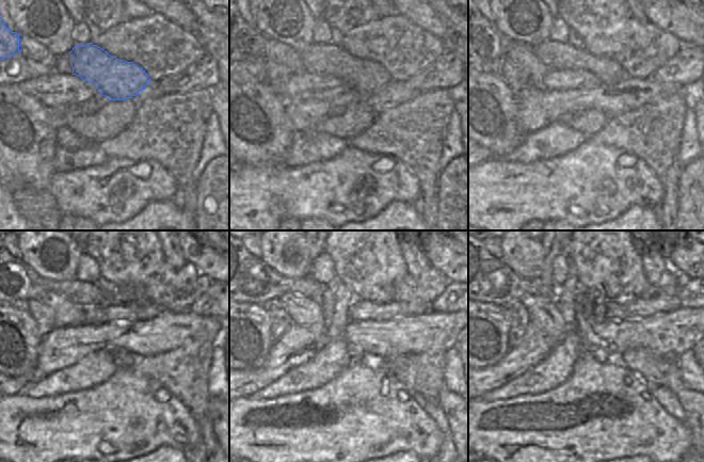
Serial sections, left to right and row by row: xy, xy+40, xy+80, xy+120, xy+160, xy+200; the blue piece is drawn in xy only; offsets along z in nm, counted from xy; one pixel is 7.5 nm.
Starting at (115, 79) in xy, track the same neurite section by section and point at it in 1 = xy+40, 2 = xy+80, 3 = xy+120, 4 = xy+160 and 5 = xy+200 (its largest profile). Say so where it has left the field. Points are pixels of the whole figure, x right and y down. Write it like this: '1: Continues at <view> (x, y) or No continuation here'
1: Continues at xy+40 (365, 77)
2: Continues at xy+80 (556, 56)
3: Continues at xy+120 (12, 281)
4: Continues at xy+160 (251, 281)
5: Continues at xy+200 (490, 280).

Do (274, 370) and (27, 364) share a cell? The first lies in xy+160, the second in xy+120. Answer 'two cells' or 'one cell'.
two cells

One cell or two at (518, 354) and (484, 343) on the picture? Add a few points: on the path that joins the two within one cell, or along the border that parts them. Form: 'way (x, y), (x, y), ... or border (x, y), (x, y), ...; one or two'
border (510, 348), (497, 362), (489, 366); two

